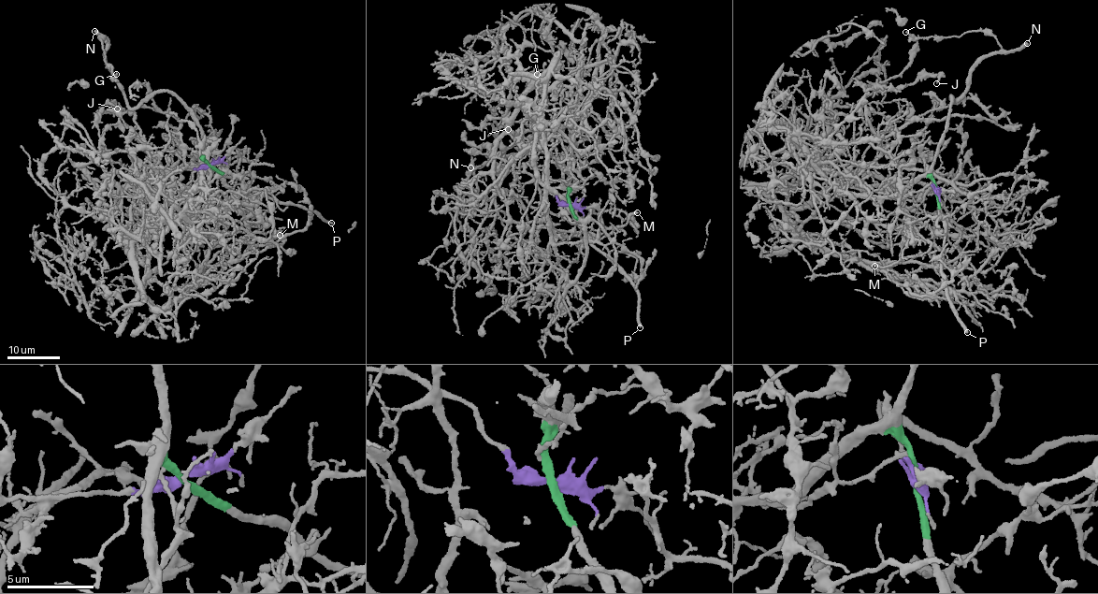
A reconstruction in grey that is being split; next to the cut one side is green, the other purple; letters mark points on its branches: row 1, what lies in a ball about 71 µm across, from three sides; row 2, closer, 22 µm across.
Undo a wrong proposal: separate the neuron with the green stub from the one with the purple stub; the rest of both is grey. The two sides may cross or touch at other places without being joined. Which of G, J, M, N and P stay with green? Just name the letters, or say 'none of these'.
G, N, P

